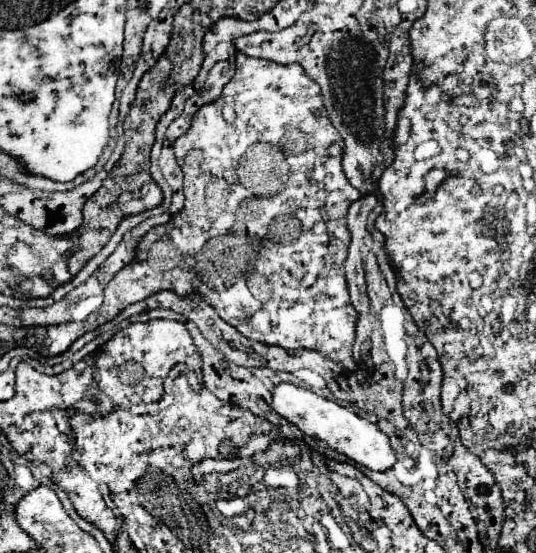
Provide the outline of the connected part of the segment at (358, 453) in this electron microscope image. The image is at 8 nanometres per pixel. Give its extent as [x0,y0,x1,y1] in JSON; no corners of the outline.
[271,382,395,472]

